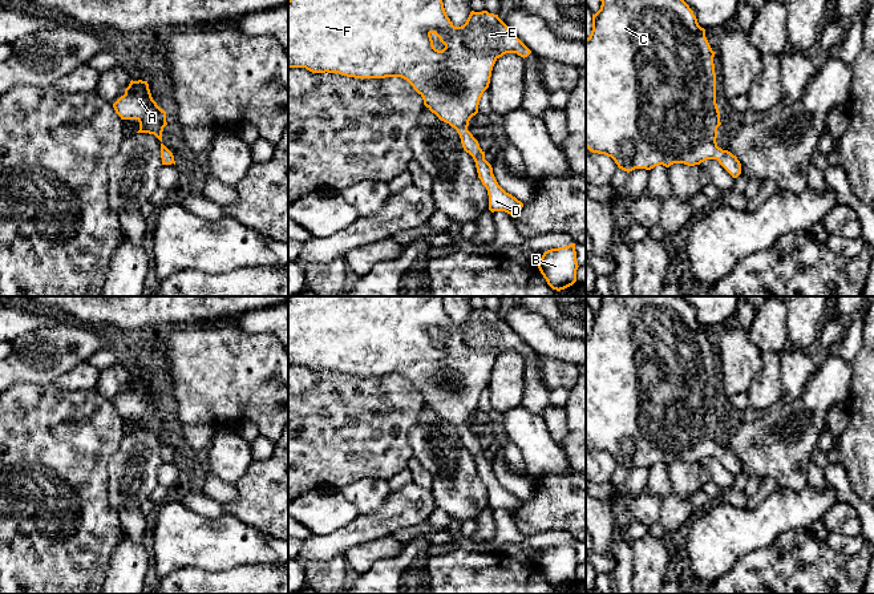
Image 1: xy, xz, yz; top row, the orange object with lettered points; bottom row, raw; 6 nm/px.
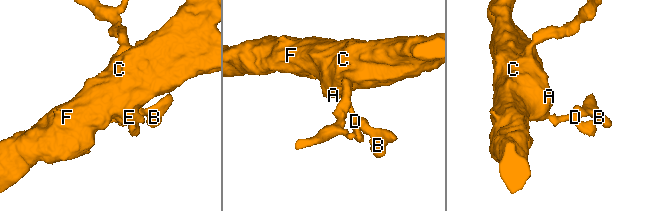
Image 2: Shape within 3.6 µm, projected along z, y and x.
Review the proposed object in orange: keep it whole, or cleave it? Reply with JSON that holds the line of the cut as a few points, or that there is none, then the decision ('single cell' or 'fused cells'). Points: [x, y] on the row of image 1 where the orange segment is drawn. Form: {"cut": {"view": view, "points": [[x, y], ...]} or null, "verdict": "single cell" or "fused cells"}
{"cut": null, "verdict": "single cell"}

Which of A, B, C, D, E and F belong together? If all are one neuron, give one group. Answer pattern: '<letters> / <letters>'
A B C D E F

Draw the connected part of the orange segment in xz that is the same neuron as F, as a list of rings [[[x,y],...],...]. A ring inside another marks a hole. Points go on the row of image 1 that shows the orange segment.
[[[288,0],[288,68],[306,68],[312,73],[339,73],[347,77],[355,78],[385,78],[385,77],[401,77],[406,80],[413,89],[422,97],[424,105],[434,113],[441,121],[449,124],[457,130],[461,138],[462,148],[469,153],[477,167],[478,178],[487,190],[489,210],[505,211],[513,218],[517,218],[523,207],[523,203],[511,194],[506,193],[497,182],[491,165],[485,159],[485,151],[480,148],[478,141],[468,130],[469,121],[478,113],[480,100],[483,92],[489,88],[491,70],[495,61],[506,53],[517,53],[521,57],[527,57],[531,50],[507,28],[507,25],[498,17],[498,15],[489,13],[487,11],[474,12],[472,11],[466,23],[461,27],[454,27],[448,17],[442,0]],[[432,33],[434,33],[440,41],[445,45],[442,50],[438,50],[433,45]]]

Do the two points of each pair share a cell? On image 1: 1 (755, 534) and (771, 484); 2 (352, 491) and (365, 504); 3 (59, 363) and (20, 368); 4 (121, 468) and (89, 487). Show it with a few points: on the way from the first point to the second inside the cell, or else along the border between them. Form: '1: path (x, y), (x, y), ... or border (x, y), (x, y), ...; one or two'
1: border (779, 487), (755, 506), (745, 508); two
2: path (356, 493), (363, 500); one
3: path (49, 363), (29, 363); one
4: border (118, 447), (108, 468), (108, 501), (112, 506); two

